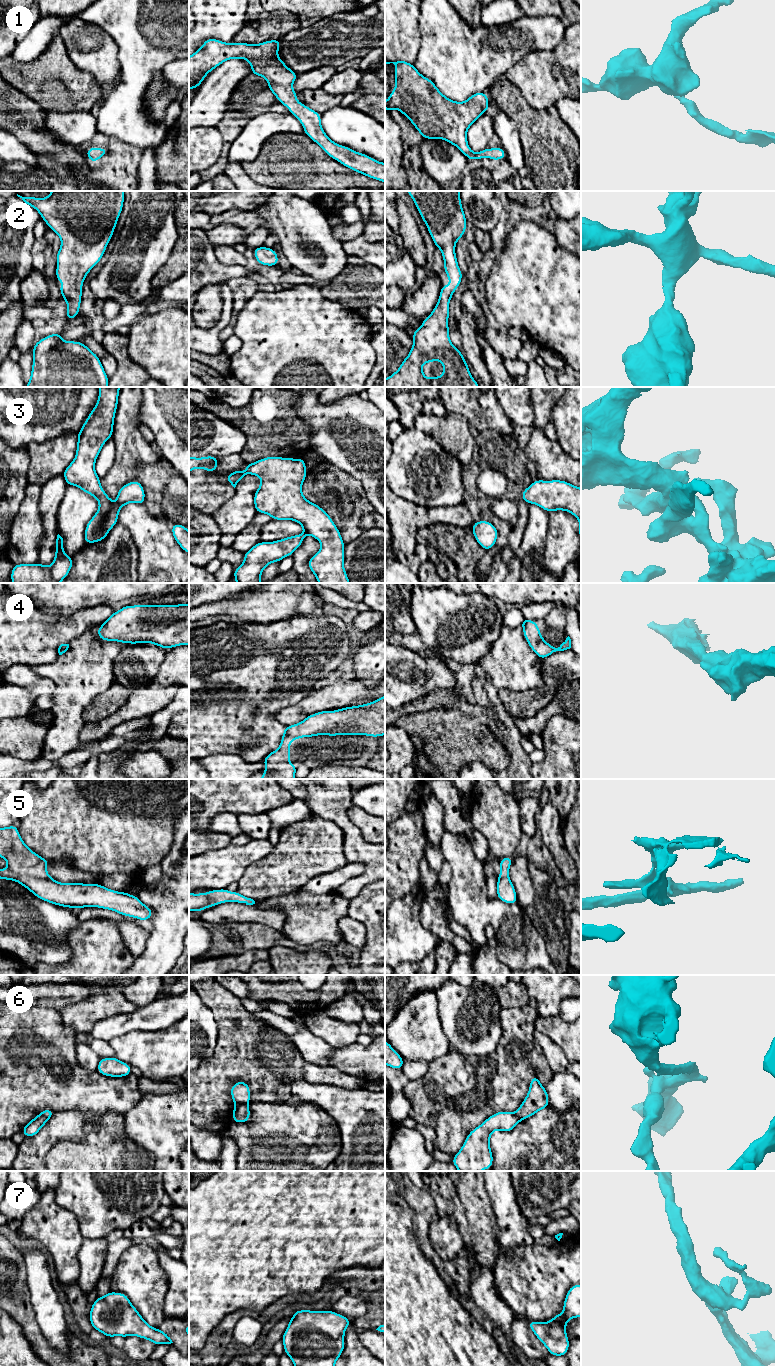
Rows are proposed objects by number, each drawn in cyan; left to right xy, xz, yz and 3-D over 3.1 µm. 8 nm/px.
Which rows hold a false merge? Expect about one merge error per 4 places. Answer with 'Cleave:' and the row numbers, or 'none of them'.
Cleave: 6

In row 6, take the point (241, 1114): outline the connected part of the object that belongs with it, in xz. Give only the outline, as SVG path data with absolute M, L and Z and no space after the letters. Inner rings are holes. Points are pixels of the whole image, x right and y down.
M241 1105L233 1111L232 1121L235 1123L245 1123L250 1120L250 1108L248 1105Z

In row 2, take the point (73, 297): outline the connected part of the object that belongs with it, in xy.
M52 191L48 197L22 197L17 194L28 206L35 208L48 227L53 230L61 239L61 247L56 254L57 282L66 281L68 285L60 285L59 291L63 300L67 302L66 319L71 320L79 315L82 284L86 275L102 259L104 252L109 244L119 216L124 205L124 191Z

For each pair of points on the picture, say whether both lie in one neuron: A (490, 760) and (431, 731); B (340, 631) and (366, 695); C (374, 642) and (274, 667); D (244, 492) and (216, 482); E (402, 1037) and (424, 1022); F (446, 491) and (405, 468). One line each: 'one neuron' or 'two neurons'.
A: one neuron
B: two neurons
C: two neurons
D: two neurons
E: one neuron
F: one neuron

